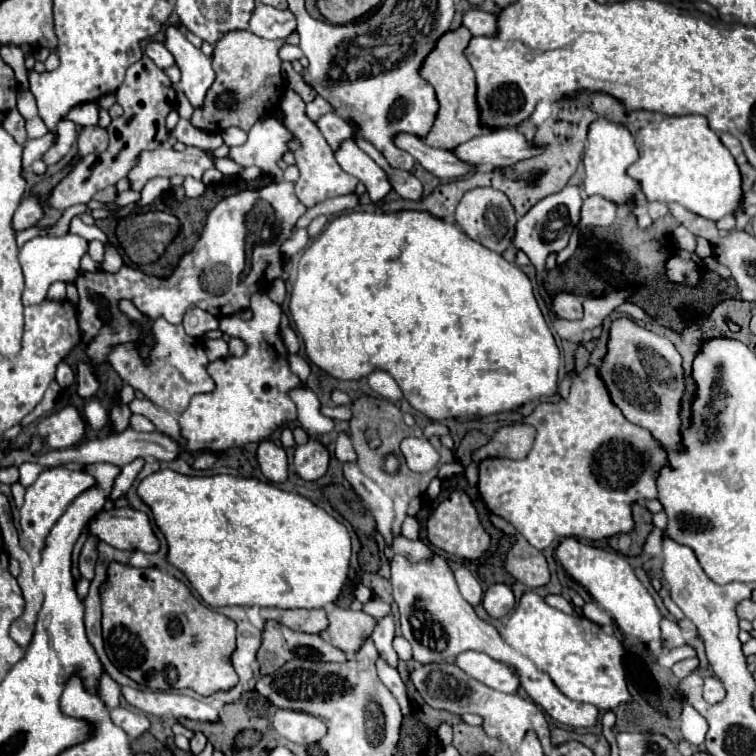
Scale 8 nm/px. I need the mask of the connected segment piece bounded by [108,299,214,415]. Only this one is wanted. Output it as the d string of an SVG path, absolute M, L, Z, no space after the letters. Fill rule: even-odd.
M122 299L118 303L118 309L138 329L144 329L148 325L146 335L140 335L136 341L130 341L130 343L120 343L120 345L112 347L112 351L108 353L108 363L114 367L114 371L126 383L130 383L134 389L144 393L146 399L150 399L152 403L156 403L158 407L162 407L162 409L166 409L168 413L174 413L174 415L180 415L188 407L192 395L208 393L208 391L214 389L214 381L206 373L208 357L204 353L204 345L202 345L200 339L186 335L182 325L170 325L162 317L146 321L146 315L142 315L126 299ZM142 347L150 347L148 361L142 357Z

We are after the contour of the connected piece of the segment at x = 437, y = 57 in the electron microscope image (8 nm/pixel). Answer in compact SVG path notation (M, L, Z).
M460 25L456 31L450 29L446 31L434 45L434 49L426 55L422 67L420 67L420 77L426 79L436 93L436 101L440 105L434 125L430 129L430 133L424 137L424 143L430 147L438 147L438 149L452 149L472 137L484 135L484 129L480 129L478 125L478 117L476 117L476 79L472 73L472 67L468 65L466 57L464 57L464 49L470 41L470 31Z

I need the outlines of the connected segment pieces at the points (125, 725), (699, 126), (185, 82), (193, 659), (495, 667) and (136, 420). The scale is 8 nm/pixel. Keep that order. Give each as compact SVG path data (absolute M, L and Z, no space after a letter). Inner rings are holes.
M122 707L112 709L112 711L110 711L110 717L112 717L112 721L114 721L118 727L122 727L124 733L126 733L128 737L132 737L132 739L138 737L138 735L142 735L142 733L150 727L150 721L148 721L146 715L142 715L142 713L132 713L132 711L122 709Z
M680 115L680 117L666 117L660 123L648 123L646 131L638 135L640 159L630 165L628 175L640 181L640 189L648 201L666 201L666 203L680 203L688 211L702 215L706 219L718 221L728 213L736 213L740 207L740 171L730 155L730 151L722 145L720 137L710 129L708 119L704 115Z
M168 25L164 45L174 55L176 65L182 71L182 79L178 83L178 89L186 93L186 97L190 99L190 103L194 107L200 107L208 87L214 81L214 71L212 71L210 59L200 49L196 49L184 37L184 33L174 25Z
M112 561L108 565L106 581L100 587L100 599L102 599L102 637L108 659L118 671L128 675L136 683L162 691L192 689L200 695L226 691L238 683L232 663L228 661L232 649L236 647L236 623L222 613L204 607L182 581L170 577L168 573L156 567L136 569Z
M464 651L456 657L454 661L456 667L460 667L464 673L474 677L476 681L502 691L502 693L516 693L520 683L518 677L512 675L512 671L494 659L490 659L486 653L476 653L476 651Z
M132 415L130 427L136 431L156 431L156 425L152 425L152 421L142 417L142 415Z

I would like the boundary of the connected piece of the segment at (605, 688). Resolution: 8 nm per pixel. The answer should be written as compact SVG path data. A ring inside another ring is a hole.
M534 591L520 599L518 609L506 623L504 639L516 651L532 659L538 669L548 673L554 685L572 701L590 703L604 711L630 701L622 667L624 649L620 641L614 635L606 635L596 623L588 623L586 617L568 615L546 605Z

